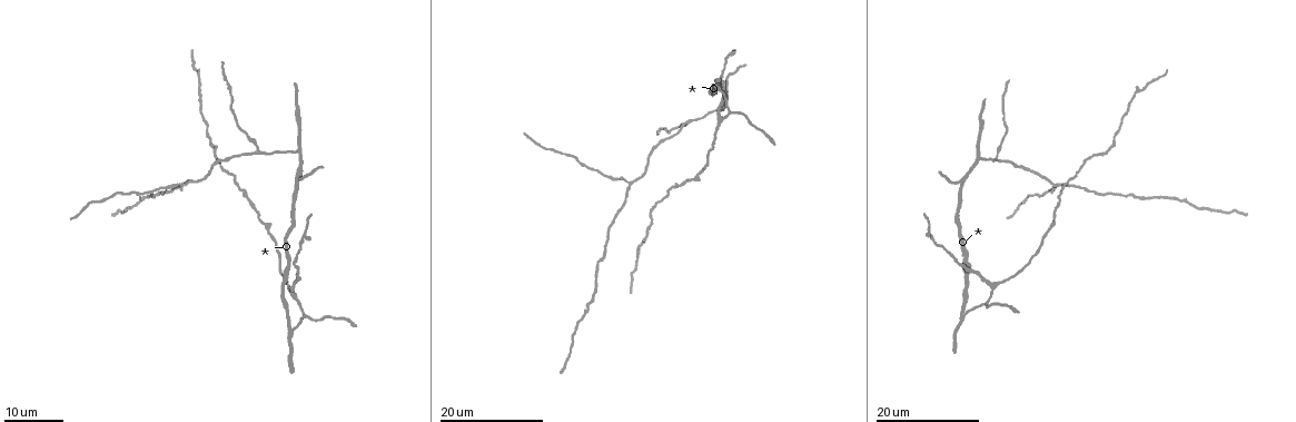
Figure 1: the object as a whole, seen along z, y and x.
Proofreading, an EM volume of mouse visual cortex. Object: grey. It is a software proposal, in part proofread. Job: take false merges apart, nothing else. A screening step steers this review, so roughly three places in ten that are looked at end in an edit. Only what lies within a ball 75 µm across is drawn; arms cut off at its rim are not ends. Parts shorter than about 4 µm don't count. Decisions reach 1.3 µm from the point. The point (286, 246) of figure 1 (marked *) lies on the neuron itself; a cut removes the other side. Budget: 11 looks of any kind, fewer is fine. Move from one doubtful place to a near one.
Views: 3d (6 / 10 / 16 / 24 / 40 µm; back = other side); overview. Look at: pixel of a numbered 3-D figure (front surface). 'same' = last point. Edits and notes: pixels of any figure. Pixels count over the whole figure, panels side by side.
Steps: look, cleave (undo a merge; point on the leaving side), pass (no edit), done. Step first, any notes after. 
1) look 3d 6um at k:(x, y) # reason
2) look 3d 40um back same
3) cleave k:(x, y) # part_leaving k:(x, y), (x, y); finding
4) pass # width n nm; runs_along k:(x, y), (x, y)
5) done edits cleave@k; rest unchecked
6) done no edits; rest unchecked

look 3d 24um at 1:(303, 313) # three arms meet

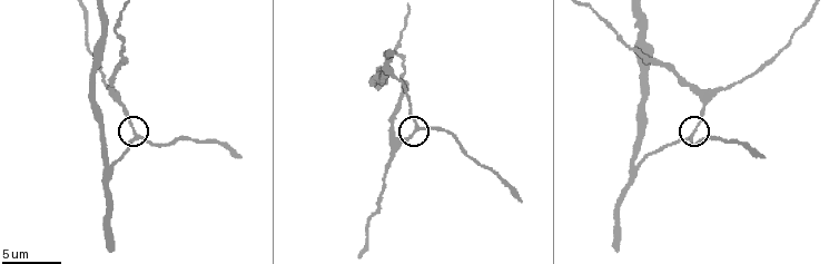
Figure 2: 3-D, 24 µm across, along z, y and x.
look 3d 10um at 2:(690, 135)

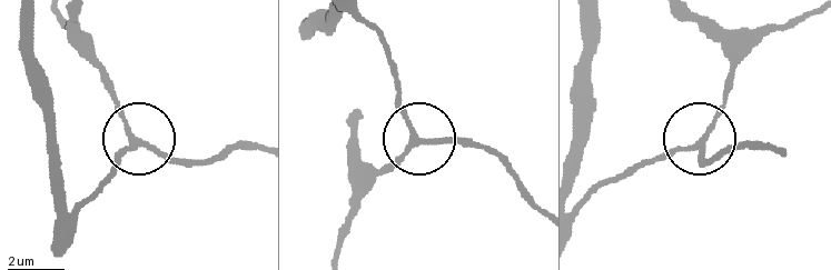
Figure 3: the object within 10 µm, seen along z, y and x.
pass # runs_along 3:(583, 201), (612, 177), (698, 143), (705, 162); all the same neuron

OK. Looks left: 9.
look 3d 16um at 2:(706, 91)

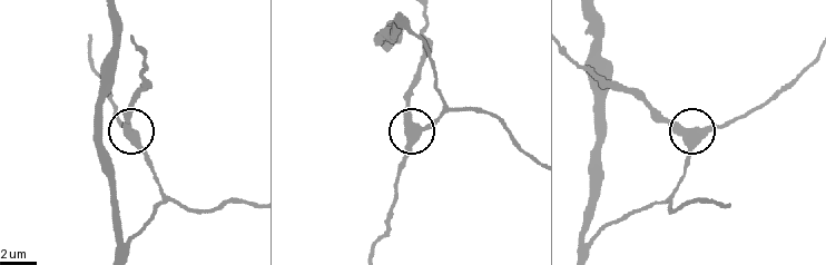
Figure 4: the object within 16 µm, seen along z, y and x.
look 3d 6um at 4:(408, 128) # closer look

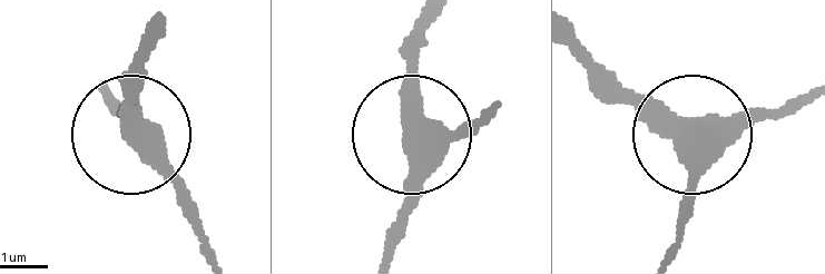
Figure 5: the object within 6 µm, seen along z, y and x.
pass # runs_along 5:(670, 248), (695, 140), (647, 116), (591, 60); continuous, no second neuron

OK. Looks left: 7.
look 3d 24um at 1:(258, 153)

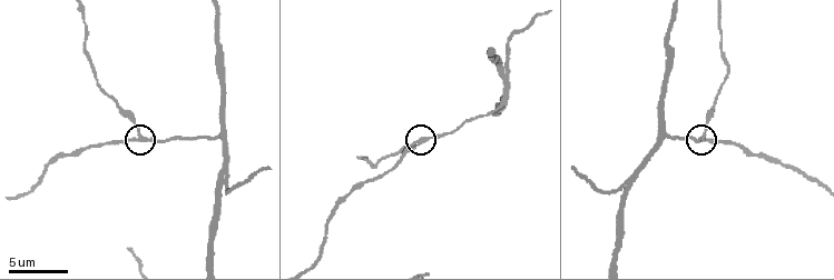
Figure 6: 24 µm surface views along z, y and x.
look 3d 6um at 6:(139, 139)

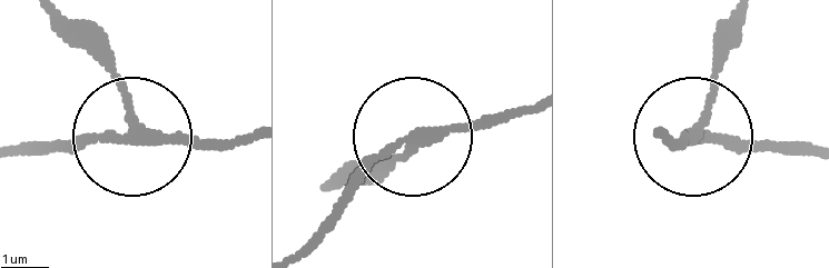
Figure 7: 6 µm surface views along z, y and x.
pass # arms 3; runs_along 7:(253, 137), (146, 141), (101, 30); all the same neuron

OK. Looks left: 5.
look 3d 10um at 6:(227, 184) # thin arm on a thick one

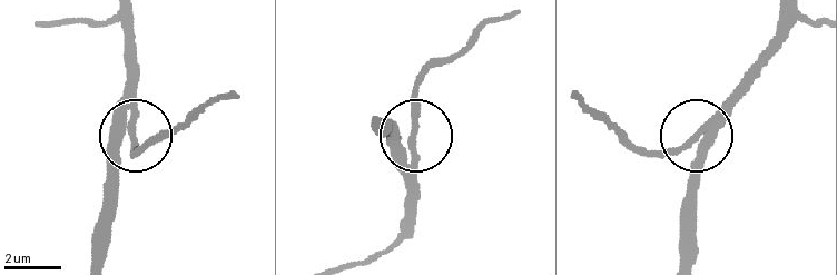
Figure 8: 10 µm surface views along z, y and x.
pass # runs_along 8:(98, 254), (115, 146), (131, 136), (138, 154); continuous, no second neuron

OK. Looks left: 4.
look 3d 6um at 2:(642, 55) # calibre changes

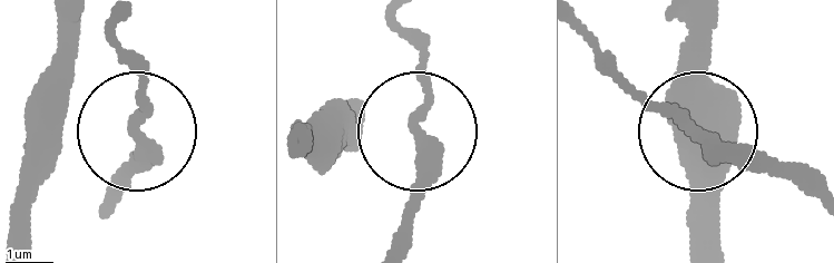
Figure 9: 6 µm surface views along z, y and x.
look 3d 6um back at 9:(422, 134) # from behind

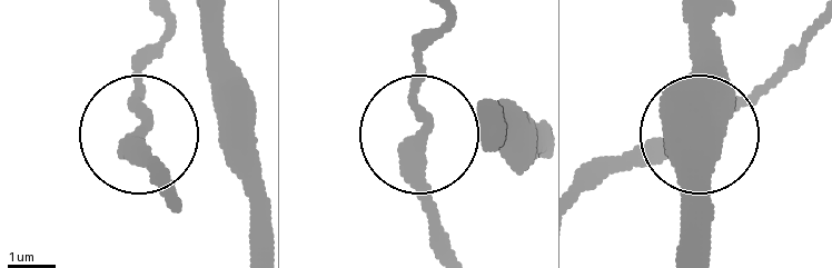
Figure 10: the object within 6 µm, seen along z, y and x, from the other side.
pass # width 290 nm; runs_along 10:(178, 202), (135, 131), (135, 63); all the same neuron

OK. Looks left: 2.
done no edits; rest unchecked

